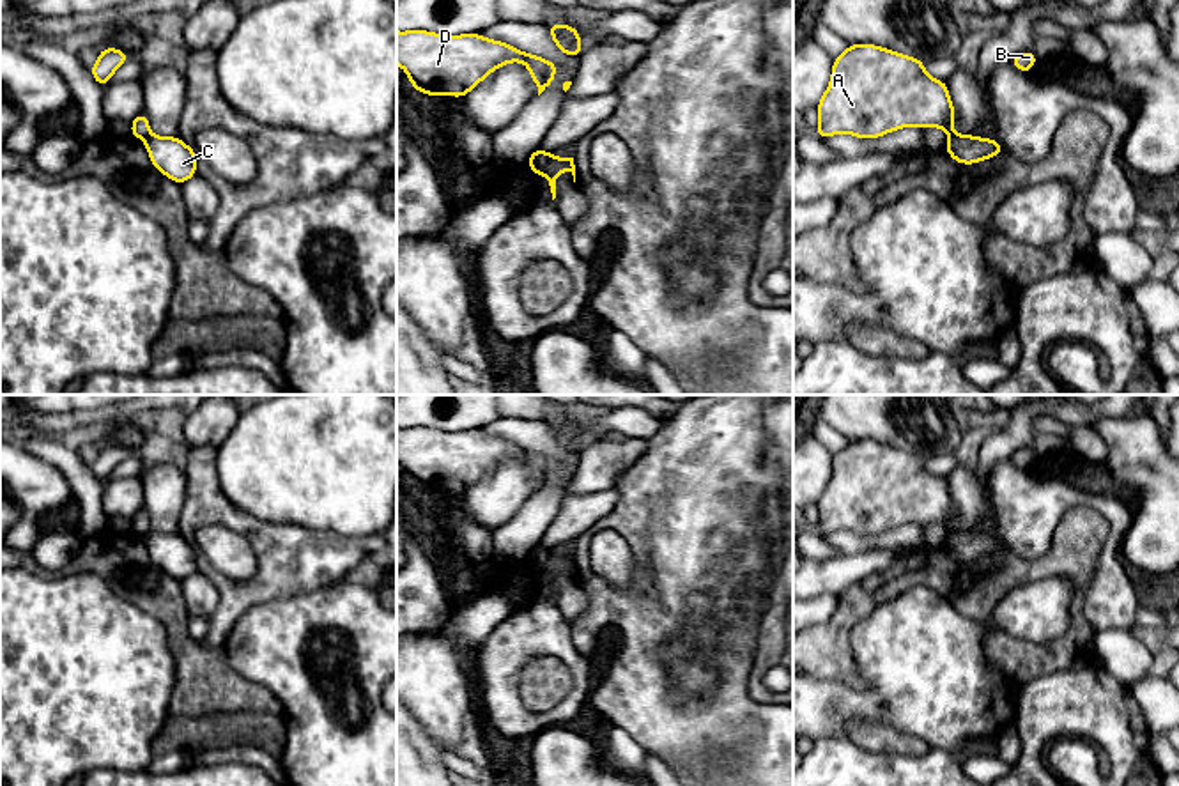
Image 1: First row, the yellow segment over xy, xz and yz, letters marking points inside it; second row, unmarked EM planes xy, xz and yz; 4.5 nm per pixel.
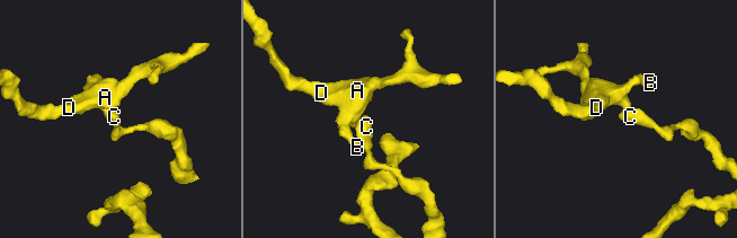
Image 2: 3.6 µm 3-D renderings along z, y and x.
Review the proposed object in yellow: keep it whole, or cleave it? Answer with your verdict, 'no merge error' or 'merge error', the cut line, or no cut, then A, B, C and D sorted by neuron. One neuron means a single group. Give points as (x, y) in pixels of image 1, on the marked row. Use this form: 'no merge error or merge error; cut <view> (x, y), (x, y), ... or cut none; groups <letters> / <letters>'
merge error; cut xz (551, 154), (542, 174); groups A B D / C

